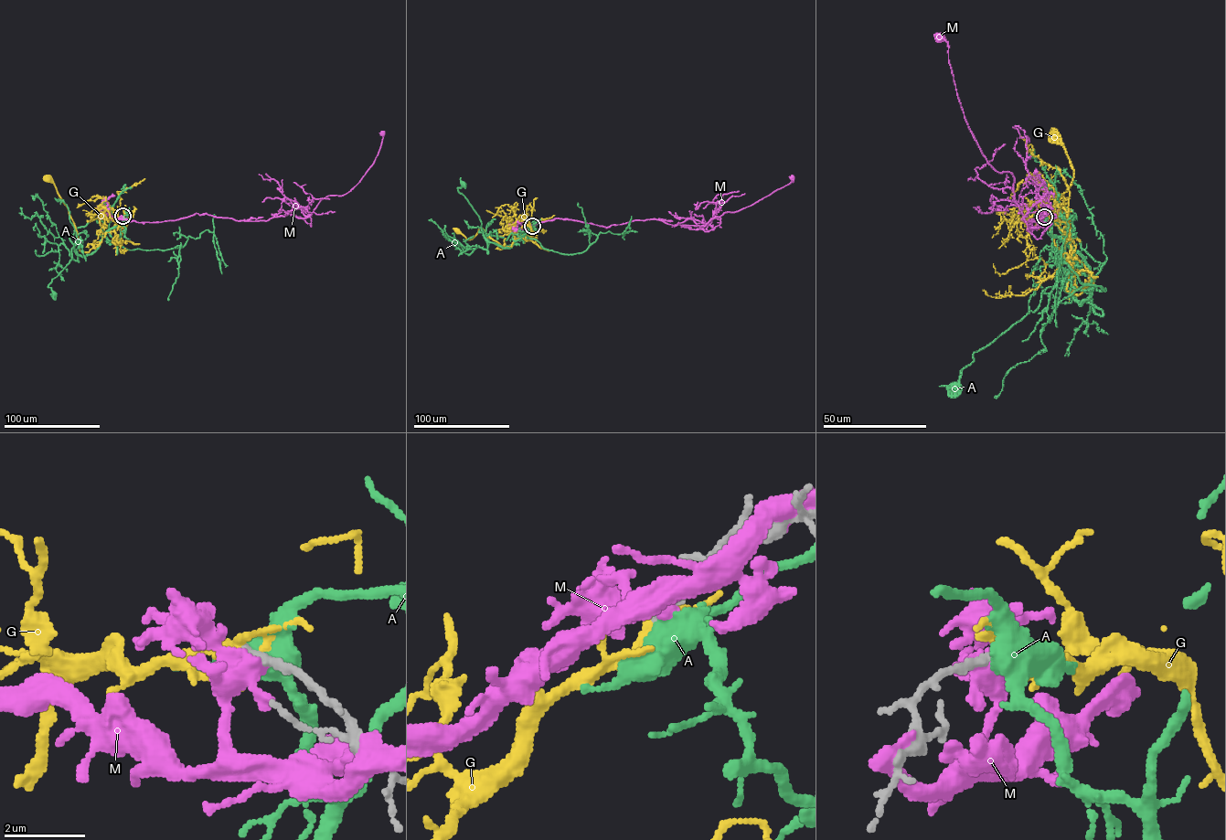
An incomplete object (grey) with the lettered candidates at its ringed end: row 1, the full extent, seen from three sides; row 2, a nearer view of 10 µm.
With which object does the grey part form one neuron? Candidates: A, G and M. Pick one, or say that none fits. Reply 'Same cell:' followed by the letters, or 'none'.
Same cell: G

